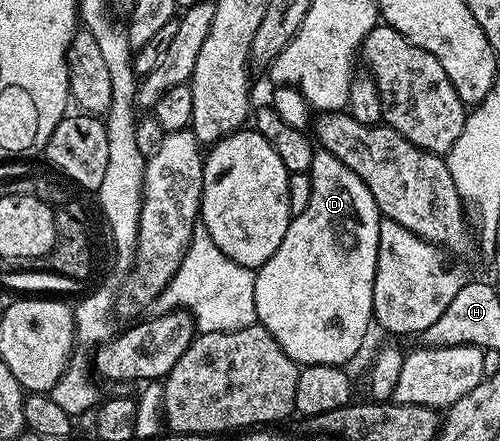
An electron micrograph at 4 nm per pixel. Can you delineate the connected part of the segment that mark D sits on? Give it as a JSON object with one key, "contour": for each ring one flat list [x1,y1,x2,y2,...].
{"contour":[[315,151,309,173,312,198,308,198,308,206,291,219,284,242,280,242,276,254,257,269,254,277,257,323,263,324,268,334,276,338,284,354,299,366,346,366,361,350,374,320,374,279,383,217,368,186,364,186,364,182,356,178,340,158,336,158,336,154]]}

